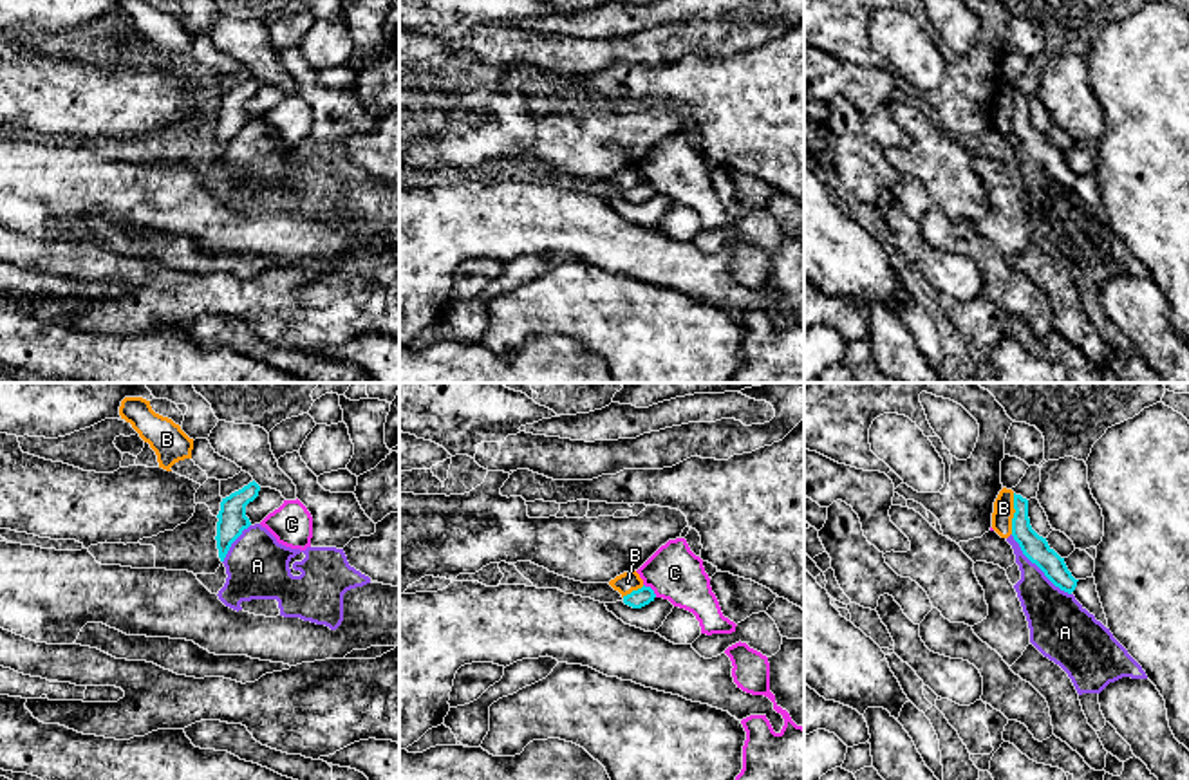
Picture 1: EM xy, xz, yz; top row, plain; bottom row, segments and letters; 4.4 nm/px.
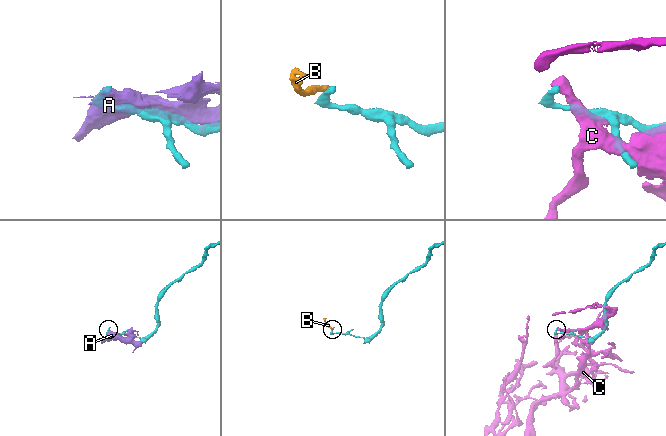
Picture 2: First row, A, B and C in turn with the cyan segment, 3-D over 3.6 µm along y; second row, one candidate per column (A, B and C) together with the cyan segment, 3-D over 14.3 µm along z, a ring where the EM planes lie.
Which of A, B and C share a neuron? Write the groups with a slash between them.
A B / C

